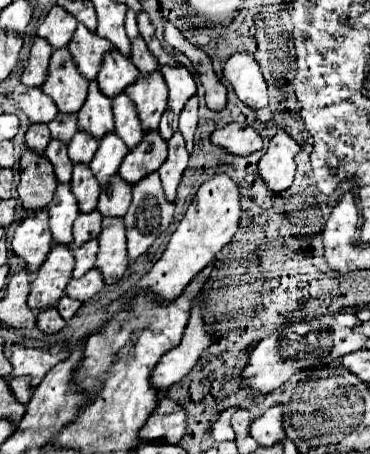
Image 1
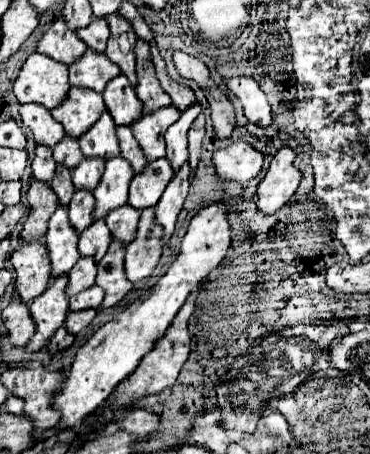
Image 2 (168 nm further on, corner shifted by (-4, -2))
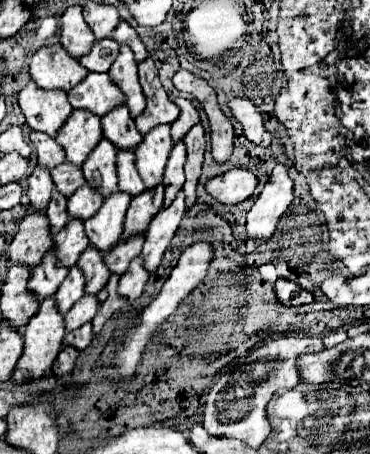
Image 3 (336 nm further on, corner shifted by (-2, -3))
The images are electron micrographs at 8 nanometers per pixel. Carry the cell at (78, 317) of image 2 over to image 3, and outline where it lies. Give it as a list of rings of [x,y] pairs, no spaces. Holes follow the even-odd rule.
[[[84,324],[84,326],[80,326],[74,332],[68,332],[64,336],[64,346],[76,346],[78,350],[84,350],[90,344],[92,336],[94,336],[92,334],[92,326],[90,324]]]

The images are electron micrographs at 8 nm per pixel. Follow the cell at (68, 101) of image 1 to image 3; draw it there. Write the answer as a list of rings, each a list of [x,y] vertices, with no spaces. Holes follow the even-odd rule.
[[[74,110],[68,122],[58,132],[56,144],[64,148],[66,160],[70,164],[82,168],[82,164],[88,160],[90,150],[96,148],[96,142],[100,142],[100,138],[100,118],[86,110]]]

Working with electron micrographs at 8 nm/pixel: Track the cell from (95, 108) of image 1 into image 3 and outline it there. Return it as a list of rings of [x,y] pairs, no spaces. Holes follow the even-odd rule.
[[[102,138],[102,142],[92,150],[88,160],[82,166],[84,180],[90,186],[96,186],[100,190],[102,198],[108,198],[108,194],[114,194],[118,190],[116,186],[116,148]]]

